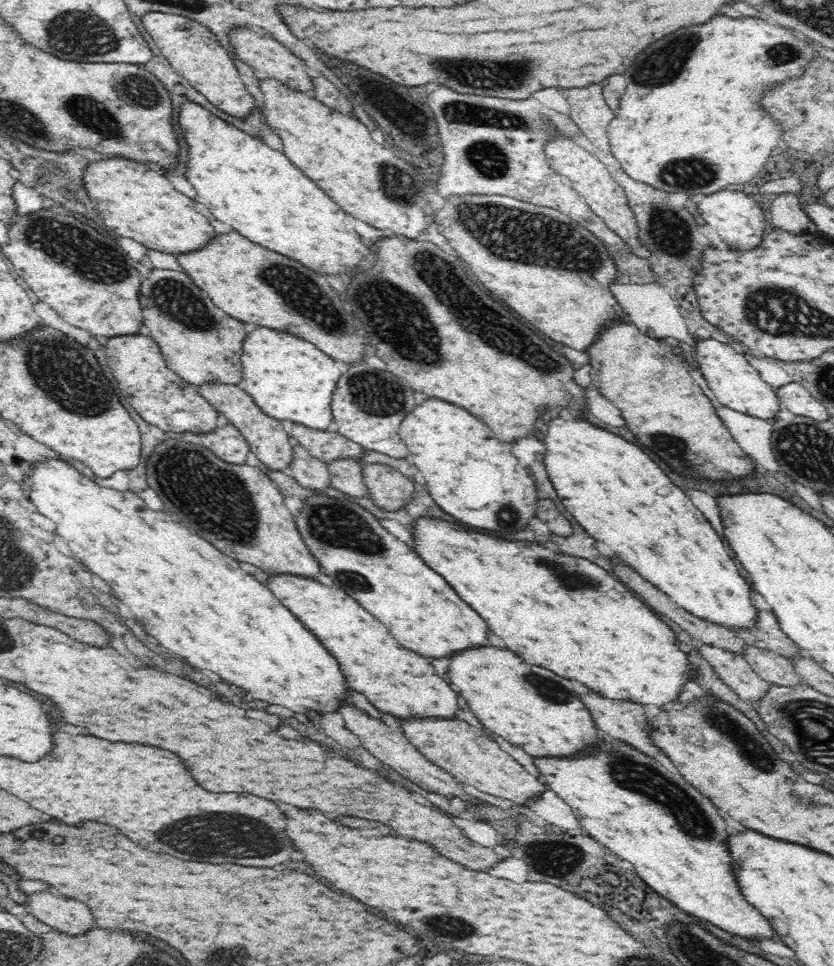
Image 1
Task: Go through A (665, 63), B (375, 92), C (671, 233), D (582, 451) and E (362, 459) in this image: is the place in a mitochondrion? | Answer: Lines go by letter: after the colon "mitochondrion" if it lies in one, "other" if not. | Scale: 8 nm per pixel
A: mitochondrion
B: other
C: mitochondrion
D: other
E: other

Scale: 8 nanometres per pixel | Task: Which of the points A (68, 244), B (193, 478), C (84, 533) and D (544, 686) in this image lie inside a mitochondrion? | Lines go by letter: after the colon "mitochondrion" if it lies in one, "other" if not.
A: mitochondrion
B: mitochondrion
C: other
D: mitochondrion

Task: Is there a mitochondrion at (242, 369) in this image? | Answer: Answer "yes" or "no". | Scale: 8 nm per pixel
no

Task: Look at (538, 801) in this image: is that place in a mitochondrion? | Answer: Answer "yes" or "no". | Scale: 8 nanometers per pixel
no

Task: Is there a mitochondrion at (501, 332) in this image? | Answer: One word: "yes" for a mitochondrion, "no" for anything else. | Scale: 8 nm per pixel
yes

